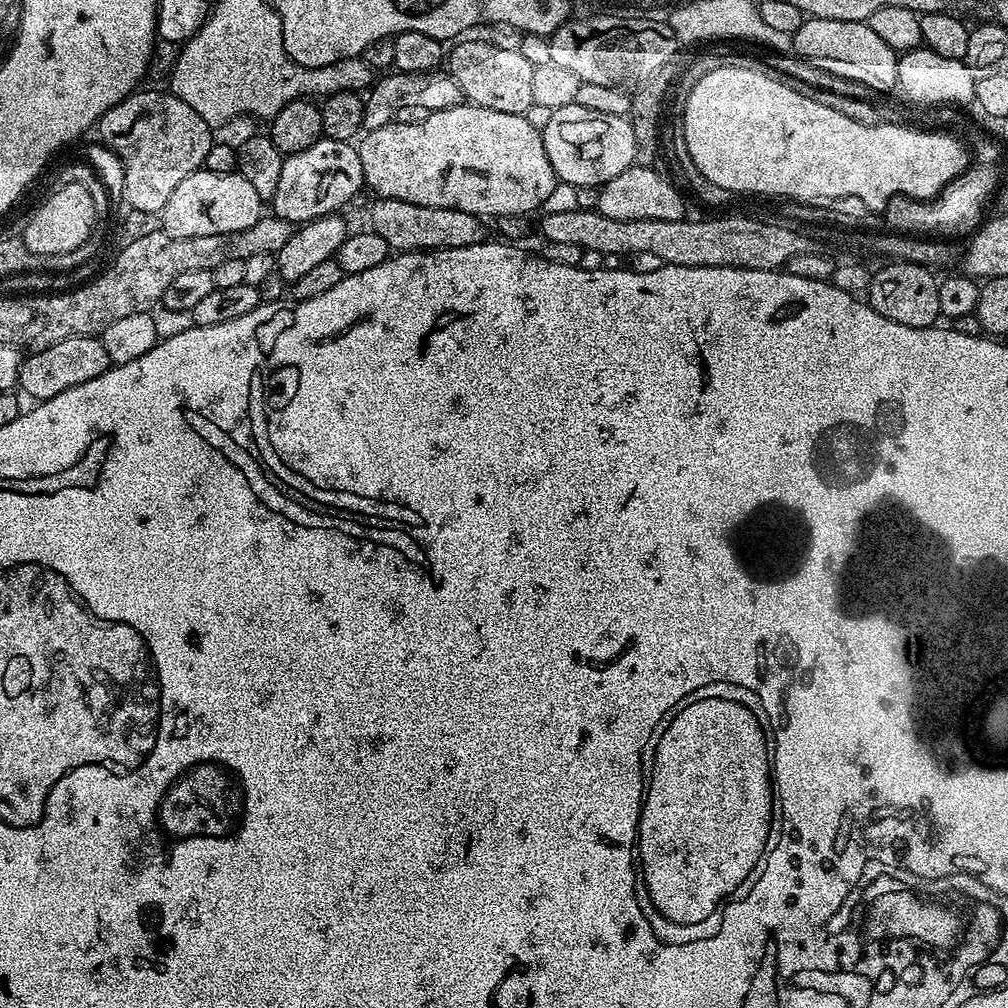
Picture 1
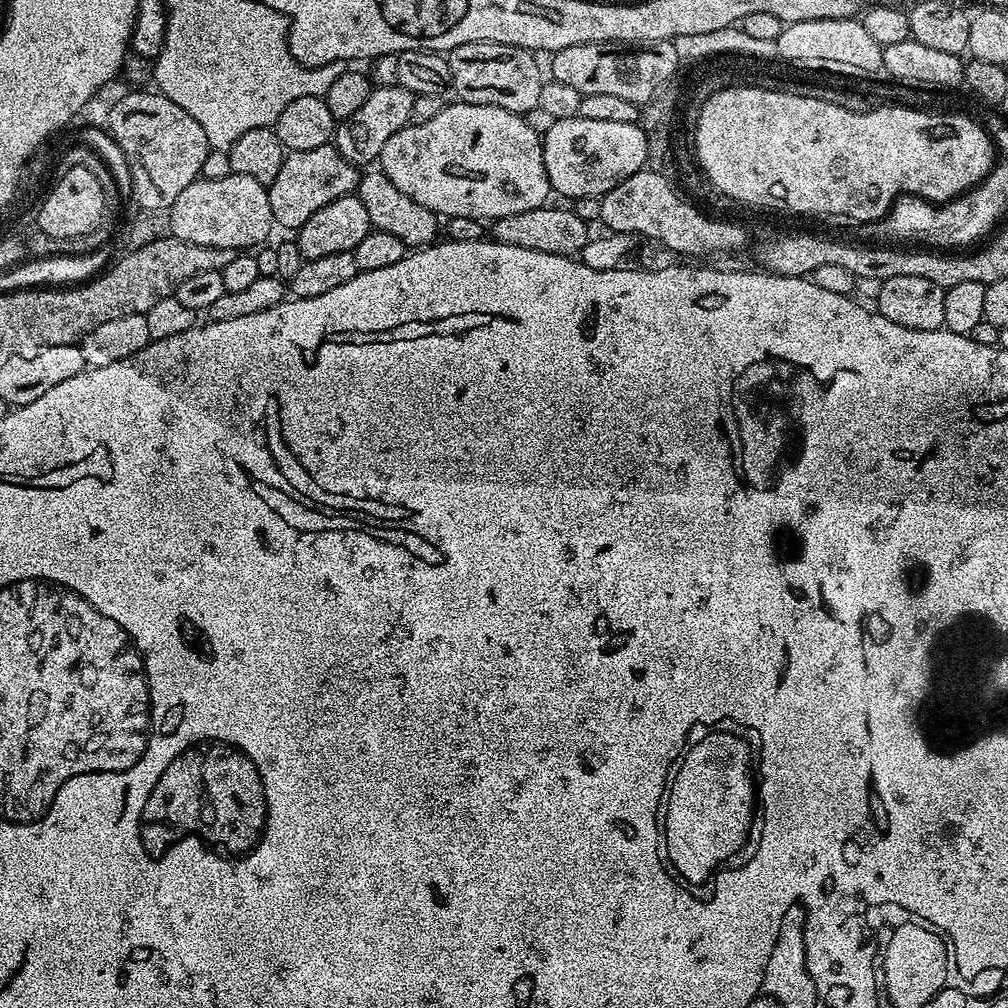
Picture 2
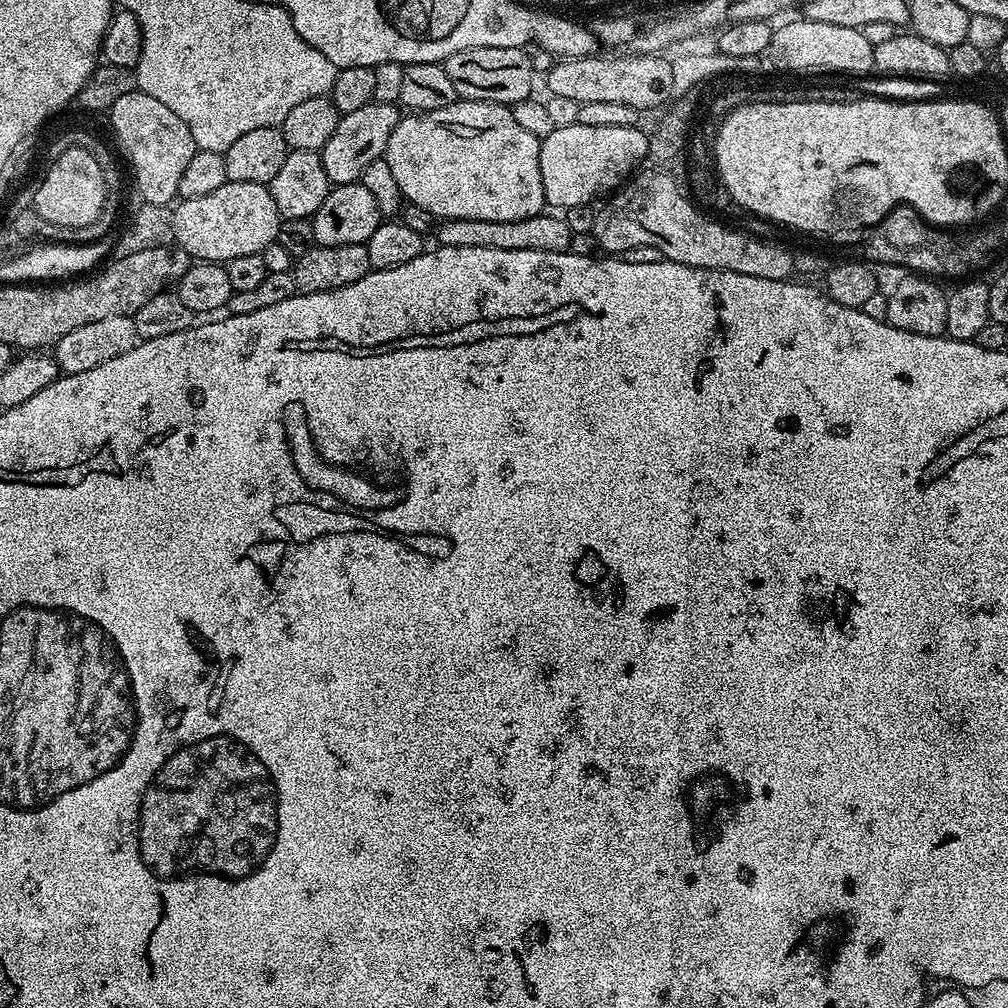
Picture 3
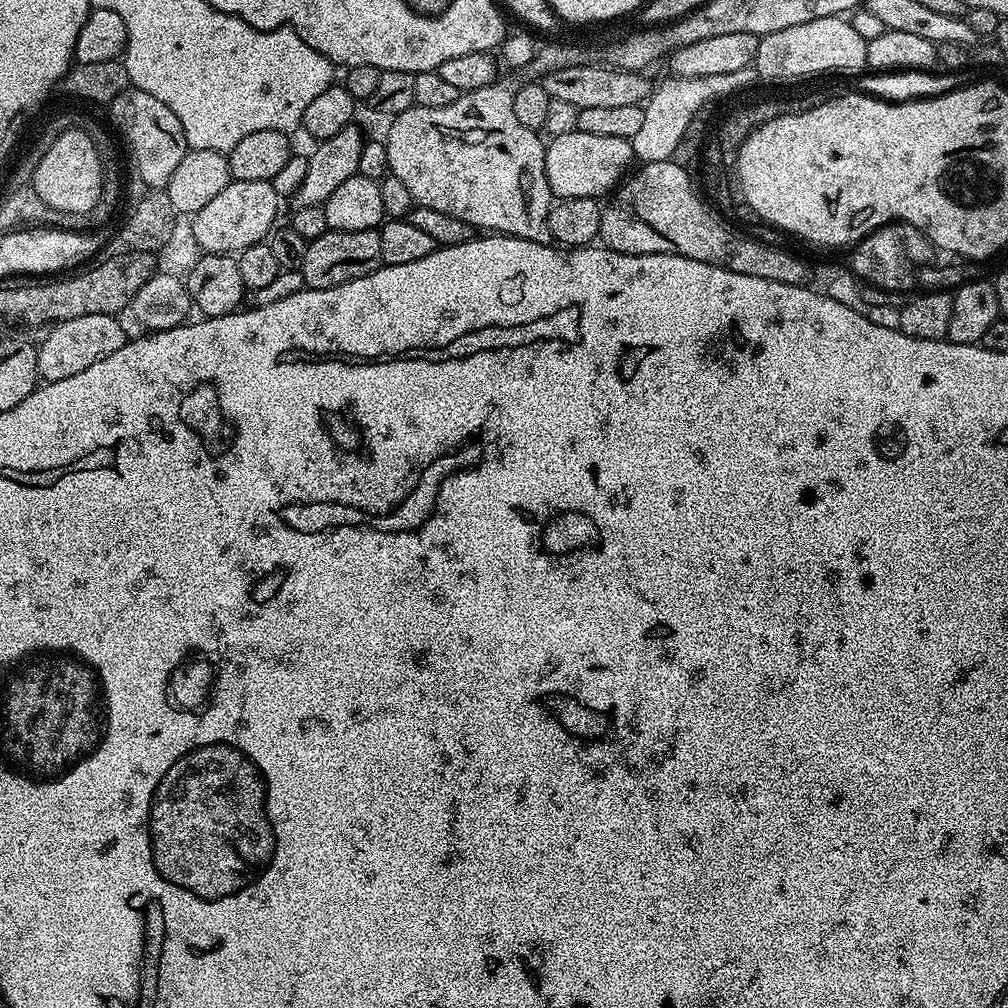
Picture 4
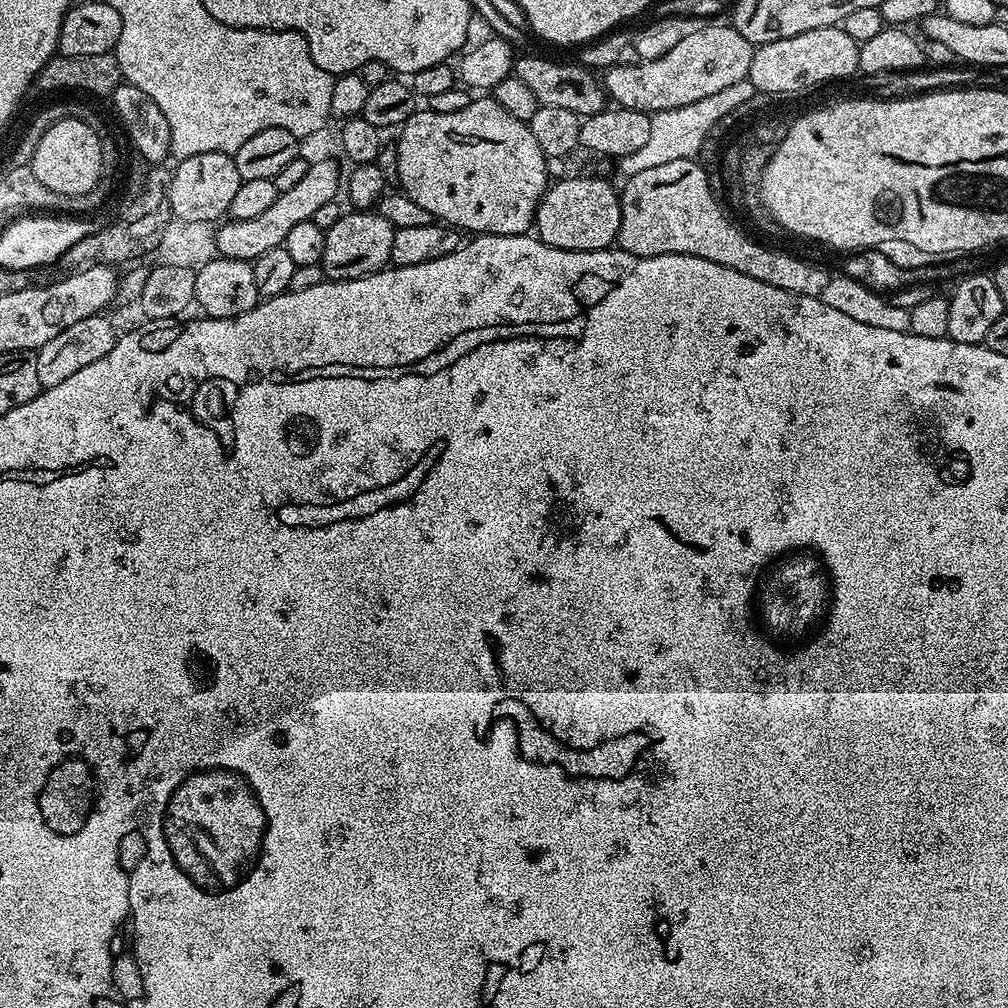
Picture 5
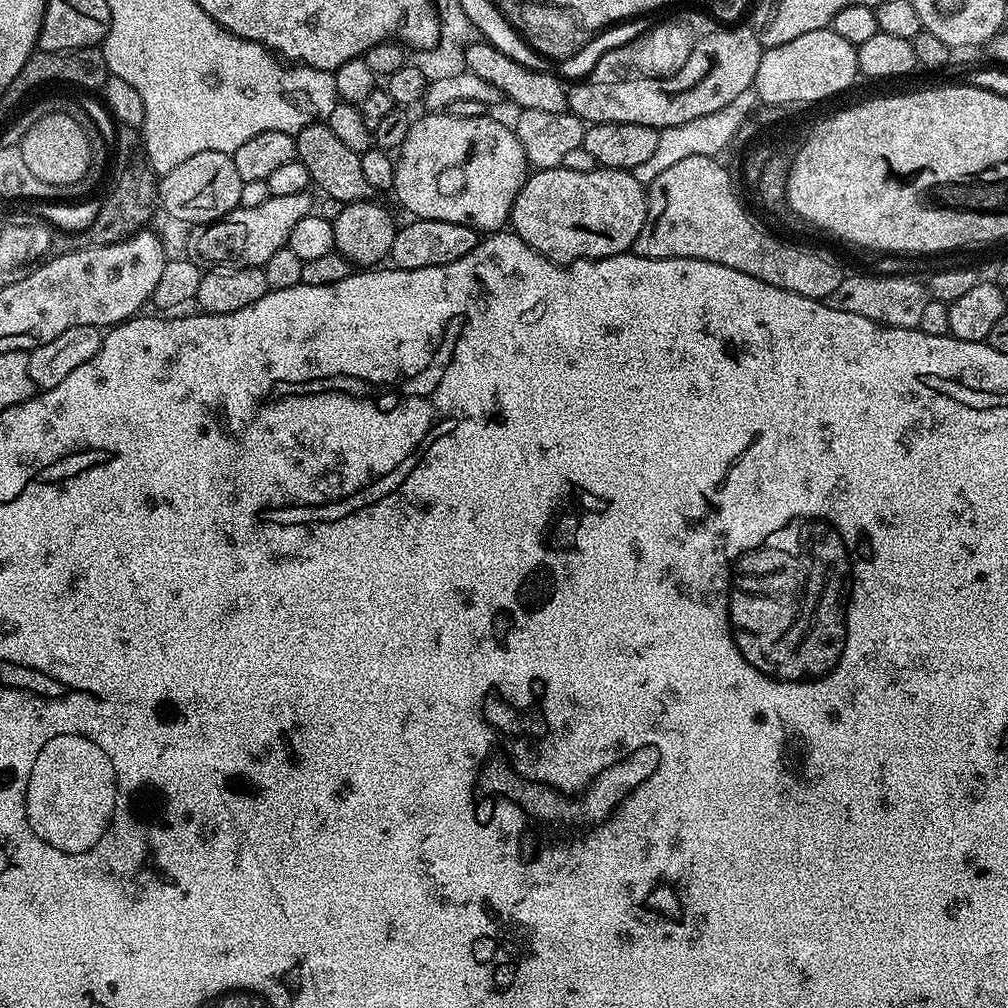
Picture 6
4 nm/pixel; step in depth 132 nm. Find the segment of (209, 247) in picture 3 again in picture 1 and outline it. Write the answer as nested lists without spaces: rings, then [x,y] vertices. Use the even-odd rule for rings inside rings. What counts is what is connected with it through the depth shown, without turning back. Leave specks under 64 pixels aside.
[[[233,170],[226,174],[214,174],[213,172],[198,171],[190,174],[179,184],[178,190],[170,194],[170,202],[166,202],[162,213],[162,228],[168,235],[174,238],[198,238],[202,234],[226,234],[234,230],[246,230],[246,226],[254,226],[262,215],[262,202],[254,191],[254,186],[246,182],[239,172]]]

